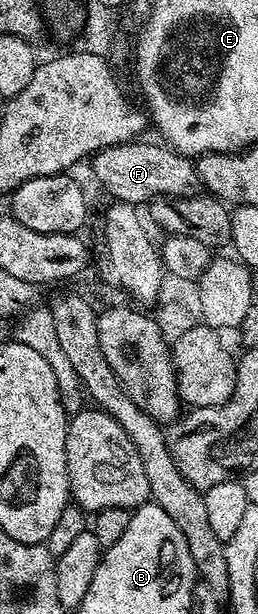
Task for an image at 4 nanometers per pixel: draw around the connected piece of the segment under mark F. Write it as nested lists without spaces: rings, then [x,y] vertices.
[[[133,141],[103,147],[91,156],[92,171],[96,179],[109,191],[113,200],[133,205],[144,205],[153,199],[190,197],[201,190],[195,162],[187,155],[180,155],[163,142],[144,143]]]

